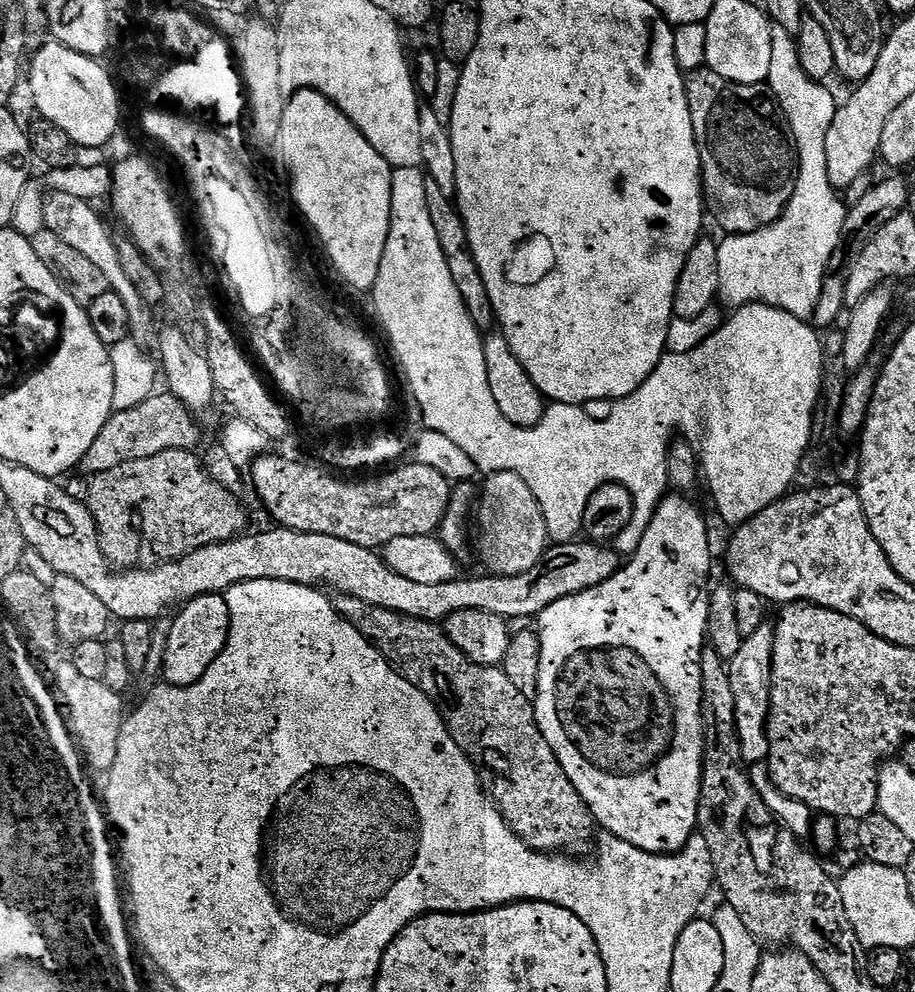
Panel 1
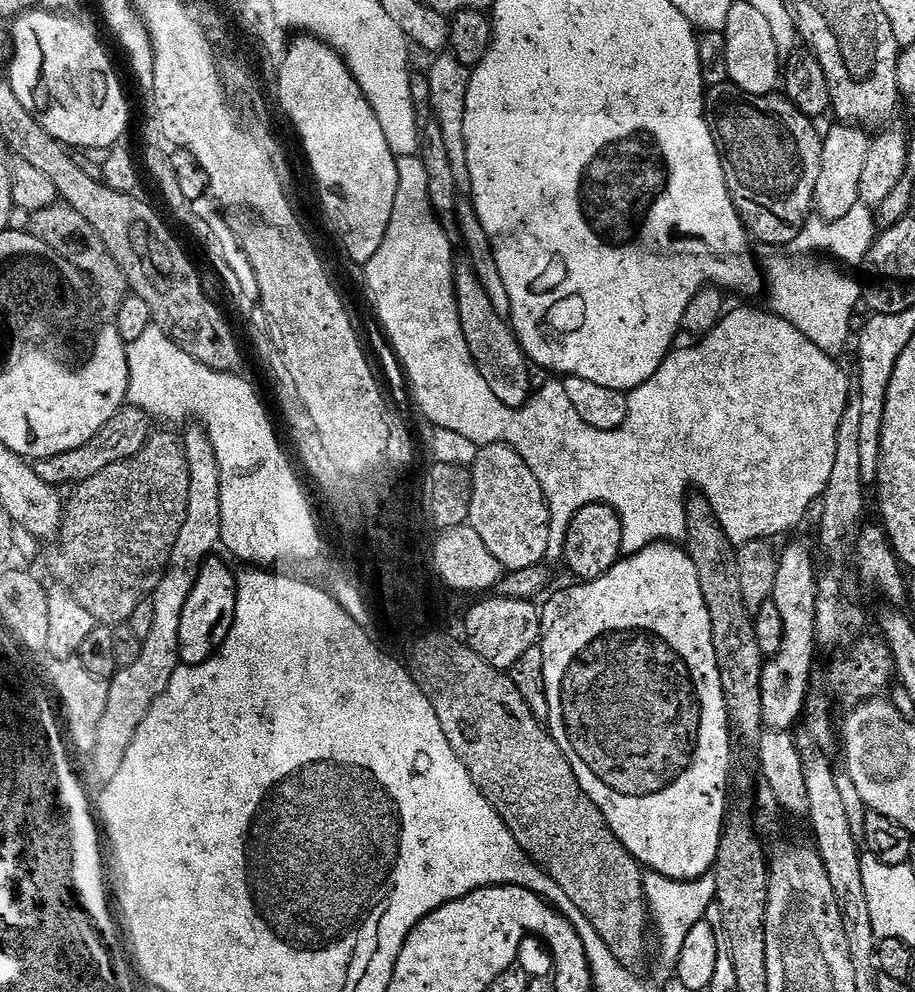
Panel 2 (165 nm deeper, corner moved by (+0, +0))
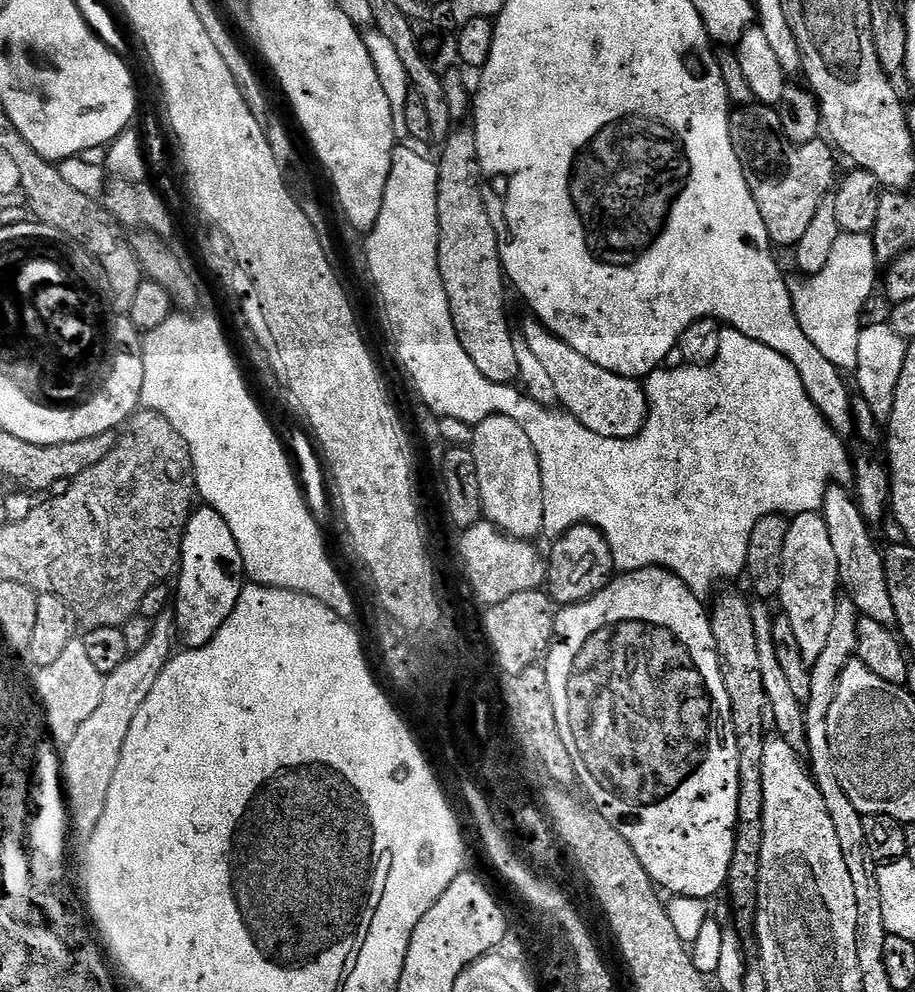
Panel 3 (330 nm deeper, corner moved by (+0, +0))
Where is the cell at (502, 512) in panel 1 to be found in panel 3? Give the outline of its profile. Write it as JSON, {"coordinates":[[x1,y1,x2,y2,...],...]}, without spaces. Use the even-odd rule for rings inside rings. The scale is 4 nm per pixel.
{"coordinates":[[505,416,486,418,475,429,470,447,474,466,478,466,484,516,515,540,535,541,544,530,544,483,540,459,530,438,526,438,526,430,514,418]]}

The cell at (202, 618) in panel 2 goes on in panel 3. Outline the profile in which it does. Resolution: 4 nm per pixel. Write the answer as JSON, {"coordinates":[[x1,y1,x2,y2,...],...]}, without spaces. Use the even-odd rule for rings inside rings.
{"coordinates":[[200,506,188,519,180,551,179,576,180,585,175,585,174,588,174,615,179,639,185,649,204,648,218,634,218,630,222,630,226,618,230,618,230,614,234,614,242,590,246,586,244,559,238,550,238,542,230,530,226,518,222,518,222,514,218,514,218,510]]}

